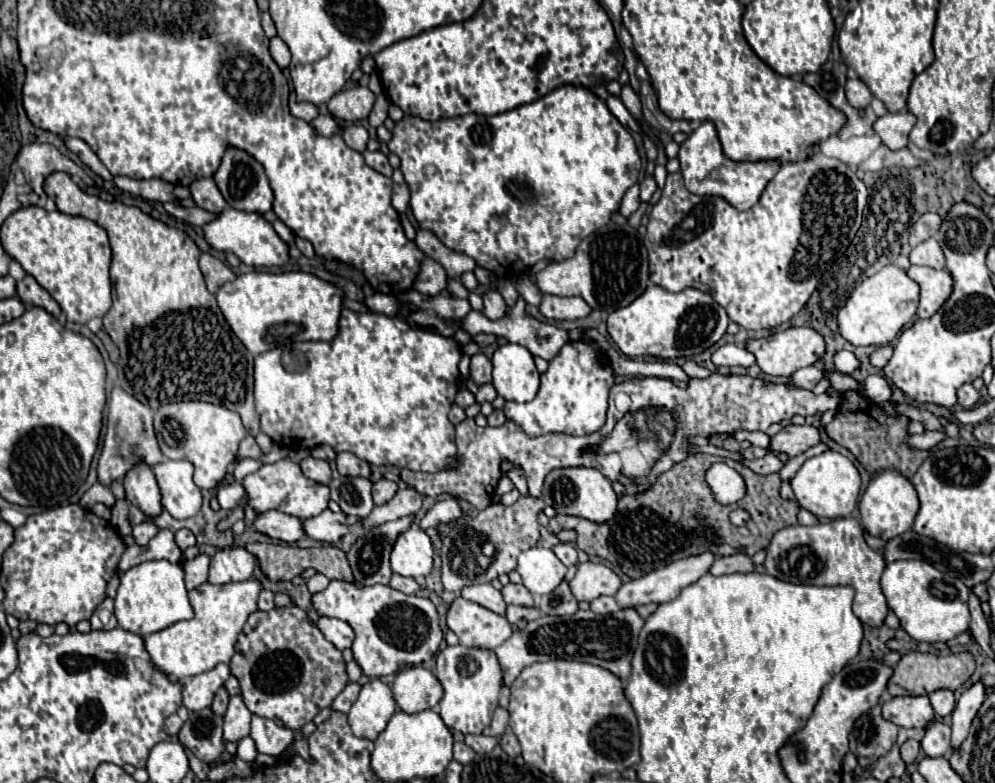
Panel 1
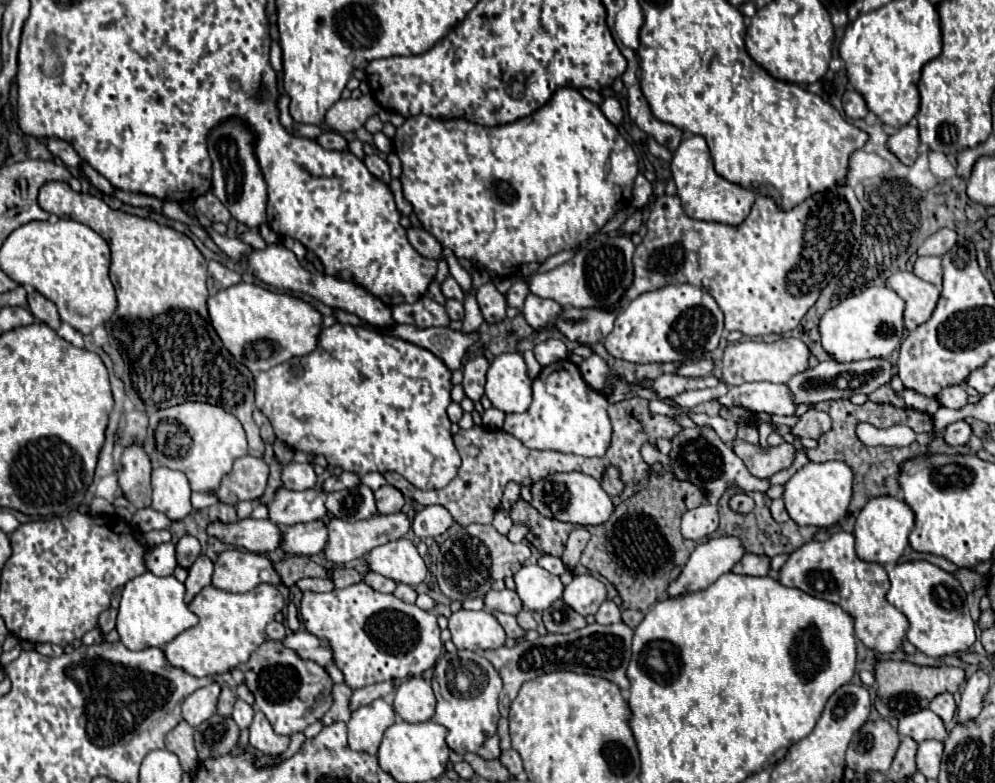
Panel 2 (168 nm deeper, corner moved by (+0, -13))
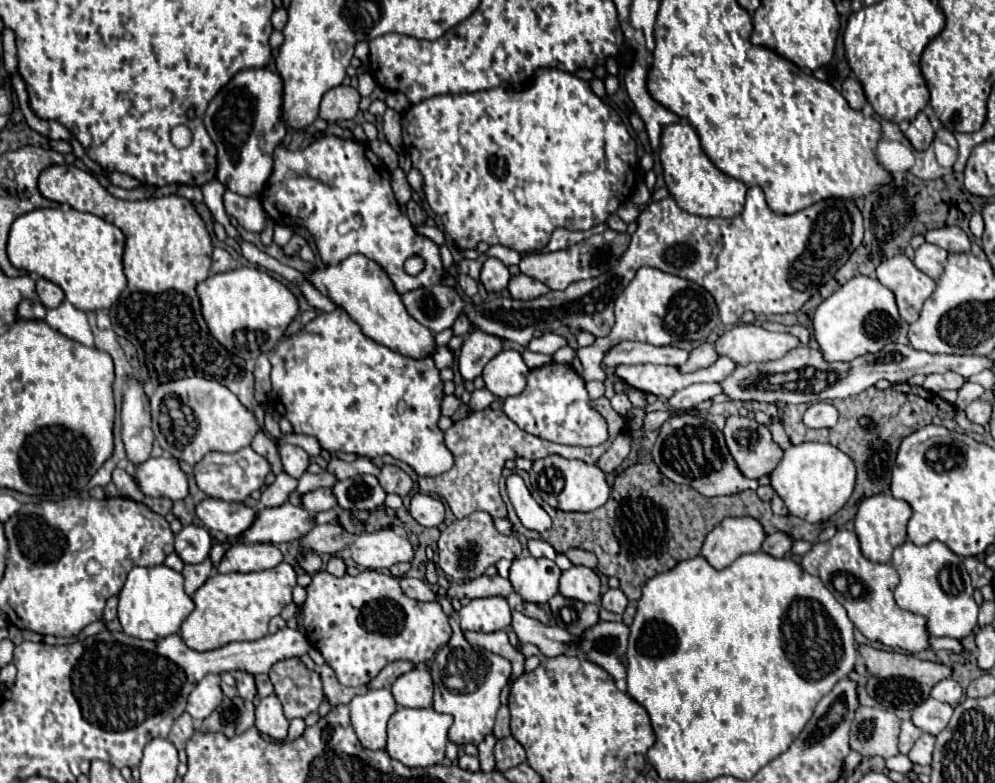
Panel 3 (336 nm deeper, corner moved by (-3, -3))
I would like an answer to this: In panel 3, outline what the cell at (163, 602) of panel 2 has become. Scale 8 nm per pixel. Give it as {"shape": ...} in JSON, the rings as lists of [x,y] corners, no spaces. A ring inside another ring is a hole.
{"shape":[[[161,564],[153,568],[131,568],[125,586],[119,592],[117,612],[125,634],[141,640],[163,640],[163,636],[177,634],[193,608],[193,600],[183,590],[183,576]]]}

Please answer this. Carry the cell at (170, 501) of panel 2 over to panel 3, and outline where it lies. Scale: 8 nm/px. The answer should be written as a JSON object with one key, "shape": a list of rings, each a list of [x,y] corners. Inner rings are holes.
{"shape":[[[173,456],[147,458],[137,466],[133,480],[139,490],[151,498],[165,496],[175,502],[187,496],[187,476]]]}

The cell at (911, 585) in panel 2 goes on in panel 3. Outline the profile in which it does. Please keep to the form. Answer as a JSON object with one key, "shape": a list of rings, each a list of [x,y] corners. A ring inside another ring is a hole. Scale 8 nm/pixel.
{"shape":[[[933,540],[923,546],[905,542],[895,548],[891,566],[901,576],[901,582],[895,590],[895,600],[899,608],[925,616],[931,636],[949,636],[963,640],[975,630],[979,606],[973,600],[971,578],[963,566],[963,560],[943,542]]]}

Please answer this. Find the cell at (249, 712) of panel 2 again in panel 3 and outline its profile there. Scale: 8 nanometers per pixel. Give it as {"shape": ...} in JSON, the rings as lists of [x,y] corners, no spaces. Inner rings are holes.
{"shape":[[[237,670],[233,672],[235,680],[237,680],[237,692],[241,698],[247,698],[247,700],[253,700],[255,694],[257,694],[257,688],[255,688],[255,676],[249,674],[249,672],[243,672],[243,670]]]}

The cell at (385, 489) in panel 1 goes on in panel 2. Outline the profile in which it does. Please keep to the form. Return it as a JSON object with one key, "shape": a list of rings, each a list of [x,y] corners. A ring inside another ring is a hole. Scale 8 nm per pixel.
{"shape":[[[386,484],[386,486],[378,488],[374,494],[376,494],[376,506],[378,506],[380,514],[398,512],[404,506],[404,496],[394,486]]]}

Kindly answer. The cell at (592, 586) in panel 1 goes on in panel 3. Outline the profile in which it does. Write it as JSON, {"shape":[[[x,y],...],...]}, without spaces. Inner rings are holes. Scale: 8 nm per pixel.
{"shape":[[[571,566],[569,570],[561,572],[559,594],[565,598],[581,602],[599,602],[599,590],[599,578],[587,566]]]}

